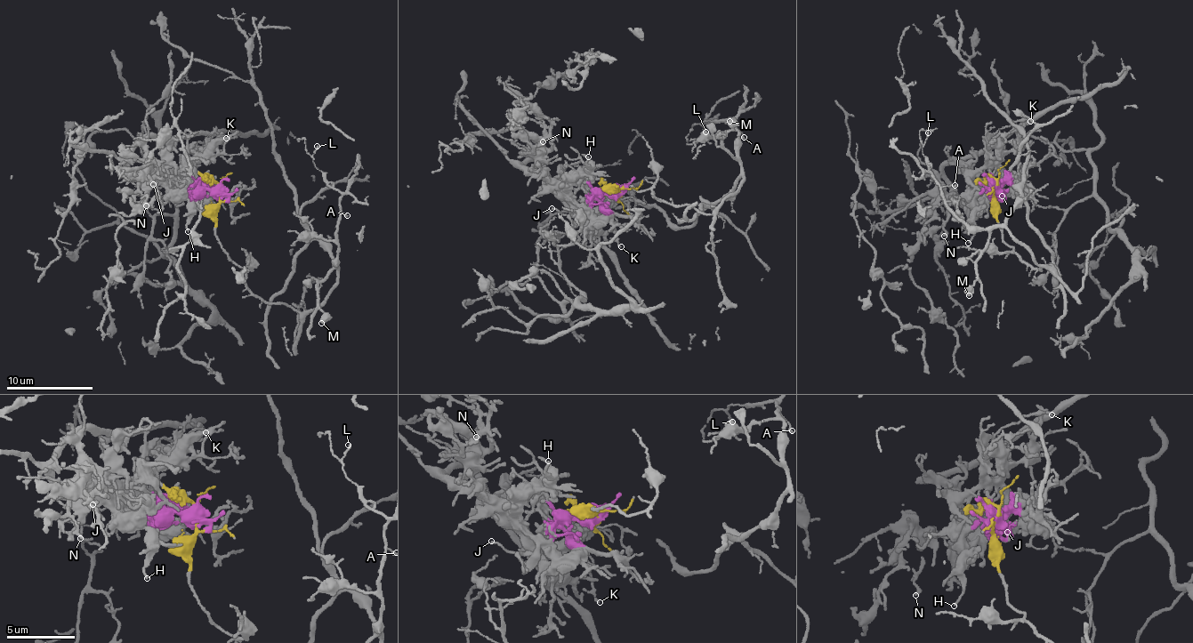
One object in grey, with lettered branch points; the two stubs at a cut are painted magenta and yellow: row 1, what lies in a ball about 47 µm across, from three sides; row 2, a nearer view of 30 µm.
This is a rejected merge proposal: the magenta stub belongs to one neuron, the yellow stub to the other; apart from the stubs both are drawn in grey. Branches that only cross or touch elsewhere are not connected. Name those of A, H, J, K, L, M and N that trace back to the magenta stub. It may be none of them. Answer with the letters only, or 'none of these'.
H, J, K, N

